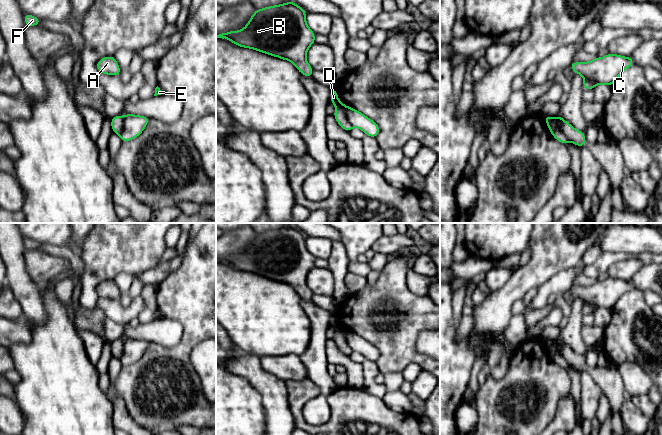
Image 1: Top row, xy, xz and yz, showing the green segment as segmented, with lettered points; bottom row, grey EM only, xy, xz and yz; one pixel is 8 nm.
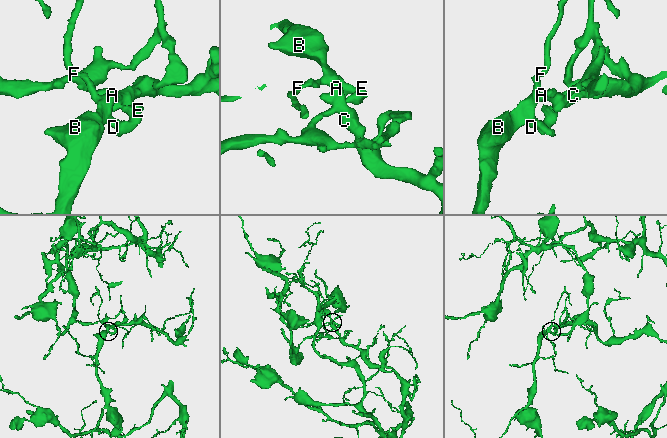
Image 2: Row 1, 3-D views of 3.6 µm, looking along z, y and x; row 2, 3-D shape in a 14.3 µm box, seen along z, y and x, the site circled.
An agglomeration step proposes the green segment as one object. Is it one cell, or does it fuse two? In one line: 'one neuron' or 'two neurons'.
two neurons

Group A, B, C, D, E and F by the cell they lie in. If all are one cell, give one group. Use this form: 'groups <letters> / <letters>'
groups A B C D F / E

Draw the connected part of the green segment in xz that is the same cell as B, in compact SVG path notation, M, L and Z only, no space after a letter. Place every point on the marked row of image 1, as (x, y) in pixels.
M293 1L256 9L240 31L216 36L242 48L254 49L292 62L298 71L313 77L306 53L315 43L315 33L306 23L306 11Z

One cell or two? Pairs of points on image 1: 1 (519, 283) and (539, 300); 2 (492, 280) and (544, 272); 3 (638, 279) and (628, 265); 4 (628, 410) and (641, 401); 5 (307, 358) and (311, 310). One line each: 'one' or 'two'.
1: two
2: two
3: two
4: two
5: one

